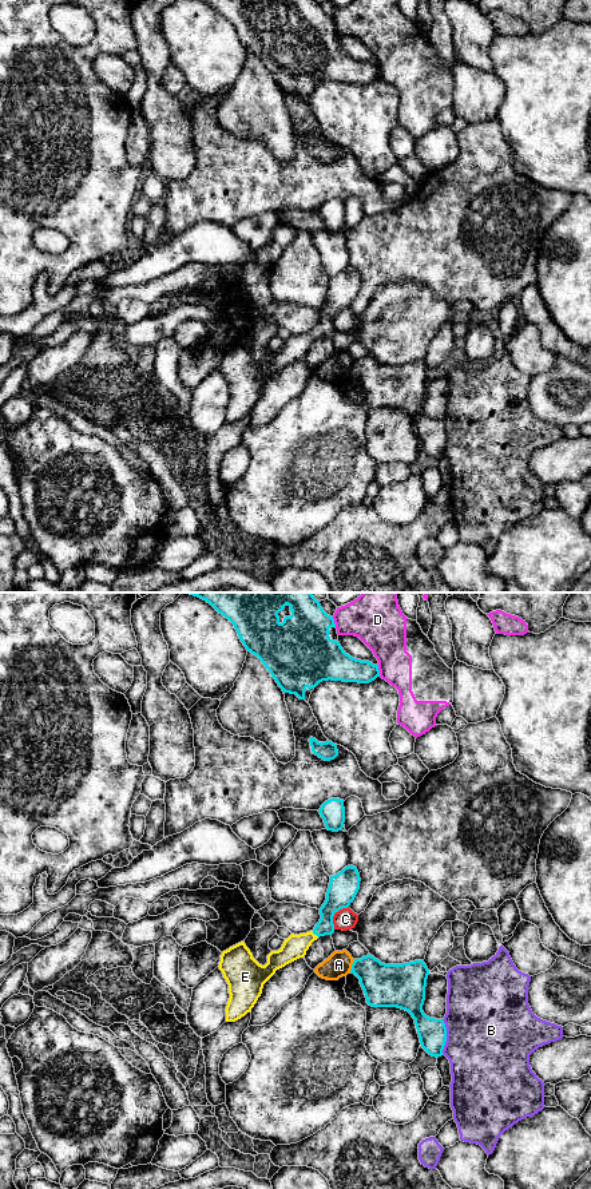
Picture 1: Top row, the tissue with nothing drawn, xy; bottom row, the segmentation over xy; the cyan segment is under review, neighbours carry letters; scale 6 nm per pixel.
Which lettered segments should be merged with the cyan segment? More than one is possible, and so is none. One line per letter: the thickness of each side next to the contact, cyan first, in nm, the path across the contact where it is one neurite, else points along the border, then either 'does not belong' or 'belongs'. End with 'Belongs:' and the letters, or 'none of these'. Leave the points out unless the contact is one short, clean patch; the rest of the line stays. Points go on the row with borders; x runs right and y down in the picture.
A: calibres 260 and 150 nm; border xy (355, 959), (349, 971); does not belong
B: calibres 170 and 500 nm; border xy (441, 1019), (445, 1027), (443, 1053); does not belong
C: calibres 180 and 130 nm; does not belong
D: calibres 380 and 300 nm; does not belong
E: calibres 130 and 140 nm; way xy (337, 899), (316, 934), (296, 946); belongs
Belongs: E

